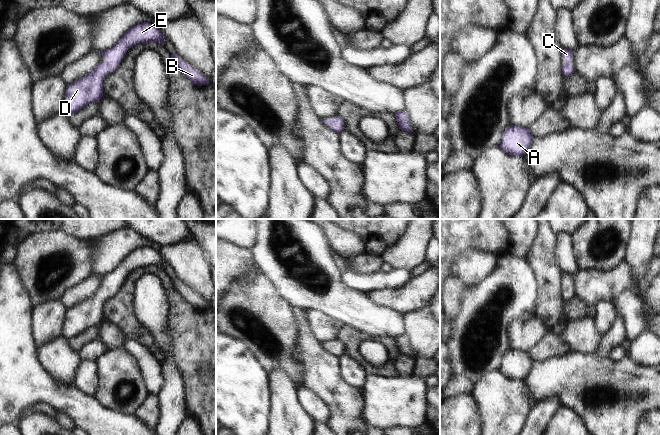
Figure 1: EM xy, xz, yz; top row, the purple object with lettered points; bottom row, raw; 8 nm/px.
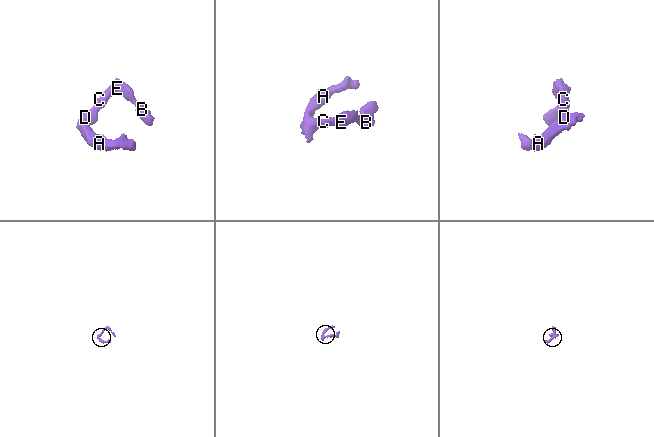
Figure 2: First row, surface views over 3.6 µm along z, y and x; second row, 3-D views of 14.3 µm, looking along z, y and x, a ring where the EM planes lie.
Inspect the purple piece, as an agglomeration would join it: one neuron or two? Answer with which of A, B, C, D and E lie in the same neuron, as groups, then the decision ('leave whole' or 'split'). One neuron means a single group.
A B C D E; leave whole

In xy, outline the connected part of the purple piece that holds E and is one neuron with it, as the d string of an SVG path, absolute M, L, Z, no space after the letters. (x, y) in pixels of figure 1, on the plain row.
M144 246L131 251L110 273L102 276L105 286L99 287L87 300L67 310L61 336L68 341L87 328L103 321L103 304L116 294L127 275L136 268L156 266L164 270L166 261L158 250Z

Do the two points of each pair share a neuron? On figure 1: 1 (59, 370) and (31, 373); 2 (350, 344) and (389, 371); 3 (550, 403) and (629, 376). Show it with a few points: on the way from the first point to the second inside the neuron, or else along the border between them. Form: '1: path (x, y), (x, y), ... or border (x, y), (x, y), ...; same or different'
1: border (38, 350), (41, 366), (56, 381), (65, 385); different
2: path (354, 355), (368, 369), (378, 371); same
3: border (560, 403), (554, 397), (548, 397), (534, 405); different

